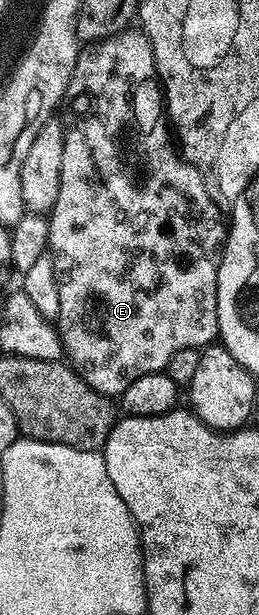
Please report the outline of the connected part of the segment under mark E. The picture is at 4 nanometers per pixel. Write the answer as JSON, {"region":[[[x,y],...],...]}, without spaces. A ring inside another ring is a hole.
{"region":[[[127,29],[119,31],[117,35],[107,39],[100,39],[96,43],[85,44],[78,53],[72,83],[75,88],[78,86],[83,92],[87,89],[94,89],[96,93],[100,93],[100,97],[104,97],[102,113],[104,113],[108,125],[114,125],[114,137],[116,137],[116,143],[120,143],[120,153],[122,155],[120,155],[120,159],[94,157],[98,153],[92,153],[92,145],[88,143],[88,139],[92,139],[92,135],[90,137],[84,135],[88,131],[82,131],[84,139],[80,137],[80,141],[67,141],[67,139],[63,141],[60,193],[59,197],[56,198],[56,205],[48,213],[49,246],[59,256],[62,254],[70,262],[70,268],[66,271],[66,279],[64,275],[64,278],[58,284],[56,330],[62,341],[62,350],[65,358],[69,360],[74,370],[81,375],[82,380],[93,391],[99,391],[101,395],[121,397],[124,389],[128,389],[128,385],[132,385],[132,381],[165,369],[172,357],[172,353],[176,353],[182,347],[202,349],[215,342],[218,335],[218,260],[228,234],[228,223],[225,218],[222,220],[222,211],[218,208],[219,200],[215,198],[212,191],[212,196],[210,196],[210,191],[206,188],[205,181],[202,180],[203,172],[195,167],[193,163],[186,162],[172,142],[172,131],[168,126],[168,115],[164,110],[164,92],[160,86],[158,71],[154,68],[152,45],[148,41],[146,34],[138,29]],[[98,167],[100,167],[100,181],[90,181],[92,177],[96,177],[96,169]]]}

